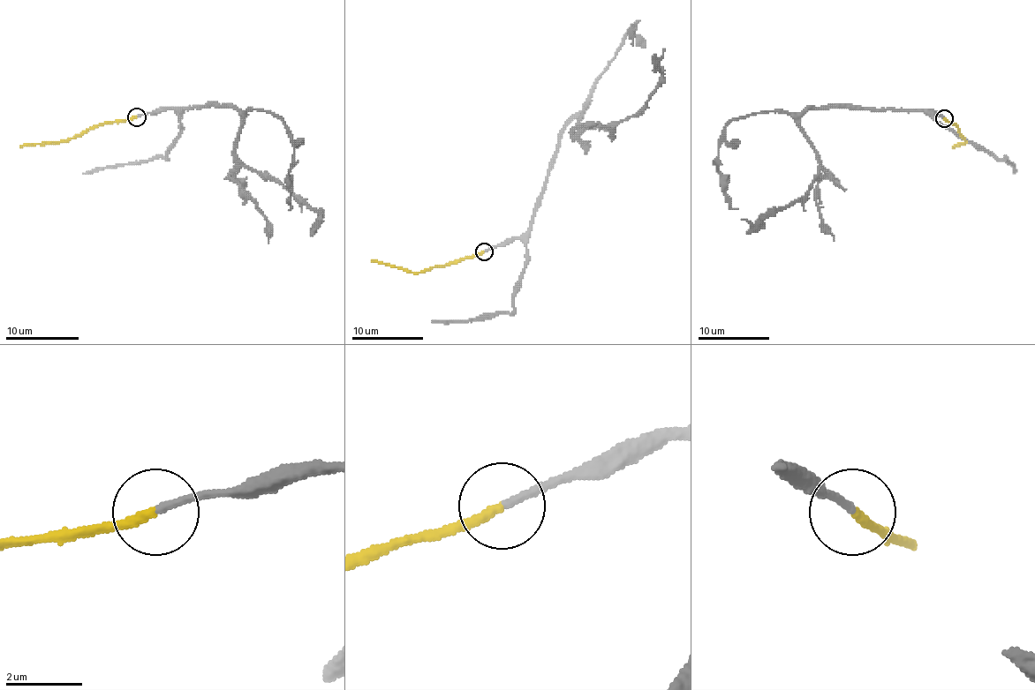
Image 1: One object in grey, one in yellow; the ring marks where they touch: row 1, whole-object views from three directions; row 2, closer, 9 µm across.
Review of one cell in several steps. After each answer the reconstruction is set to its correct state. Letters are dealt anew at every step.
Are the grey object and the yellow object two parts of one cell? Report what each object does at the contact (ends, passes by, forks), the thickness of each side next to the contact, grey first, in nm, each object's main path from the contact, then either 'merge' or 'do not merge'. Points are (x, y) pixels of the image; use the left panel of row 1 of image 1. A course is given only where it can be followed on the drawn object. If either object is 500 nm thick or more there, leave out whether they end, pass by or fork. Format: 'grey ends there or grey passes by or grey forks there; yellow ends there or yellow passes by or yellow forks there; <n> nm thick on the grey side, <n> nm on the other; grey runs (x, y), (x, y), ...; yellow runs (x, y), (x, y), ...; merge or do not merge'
grey ends there; yellow ends there; 200 nm thick on the grey side, 240 nm on the other; grey runs (136, 116), (230, 105), (243, 116), (235, 154), (314, 210), (318, 226), (323, 221); yellow runs (136, 116), (90, 127), (71, 138), (20, 147); merge

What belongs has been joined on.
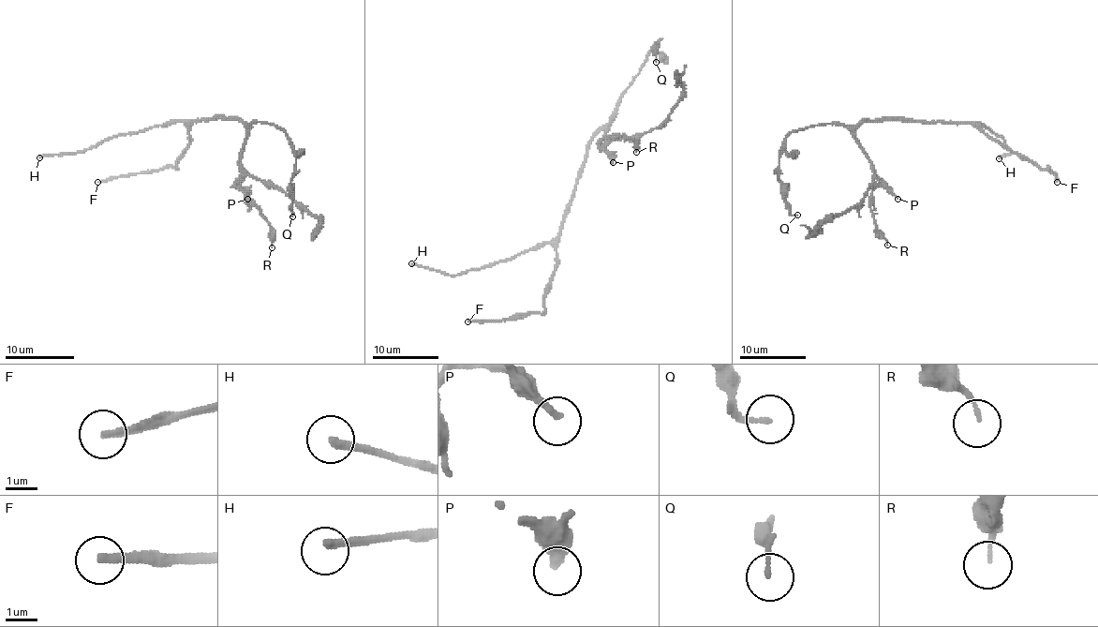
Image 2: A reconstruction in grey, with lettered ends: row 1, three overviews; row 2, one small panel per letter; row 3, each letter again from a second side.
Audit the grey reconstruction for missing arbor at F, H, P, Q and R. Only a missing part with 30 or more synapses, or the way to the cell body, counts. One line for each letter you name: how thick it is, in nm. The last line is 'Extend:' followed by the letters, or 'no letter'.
F: 240 nm thick
H: 260 nm thick
Extend: F, H

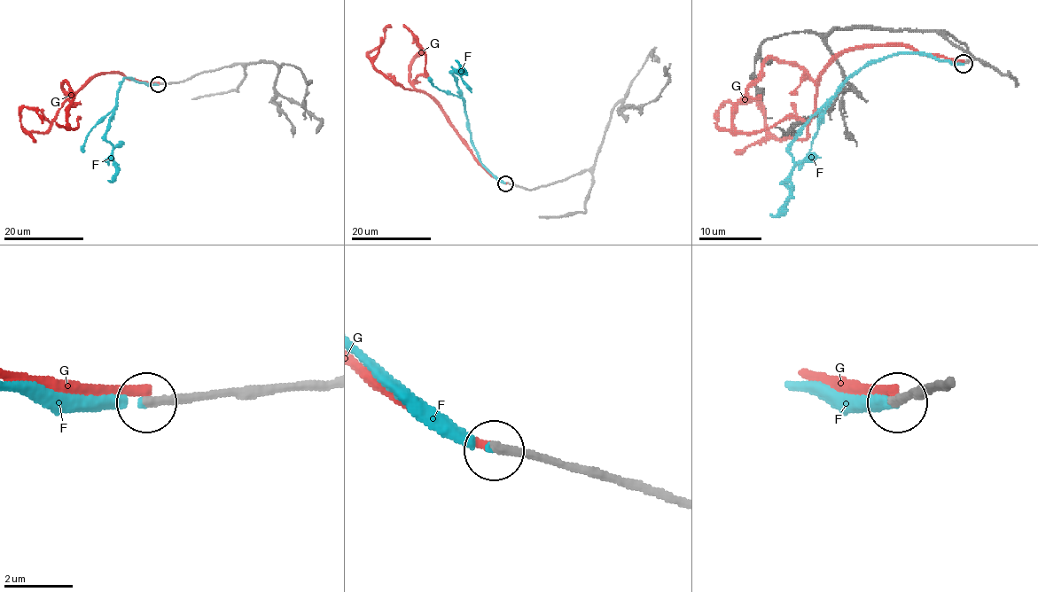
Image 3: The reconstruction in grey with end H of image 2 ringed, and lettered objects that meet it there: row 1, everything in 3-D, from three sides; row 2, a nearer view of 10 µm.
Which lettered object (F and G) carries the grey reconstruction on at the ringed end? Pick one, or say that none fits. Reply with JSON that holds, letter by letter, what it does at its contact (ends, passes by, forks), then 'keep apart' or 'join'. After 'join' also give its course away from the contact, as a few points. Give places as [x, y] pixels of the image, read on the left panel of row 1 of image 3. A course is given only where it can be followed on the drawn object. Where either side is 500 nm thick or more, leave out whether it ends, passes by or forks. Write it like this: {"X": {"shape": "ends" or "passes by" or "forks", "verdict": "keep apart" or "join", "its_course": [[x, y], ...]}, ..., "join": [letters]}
{"F": {"shape": "ends", "verdict": "join", "its_course": [[158, 84], [125, 78], [120, 83], [105, 135], [113, 146], [115, 171], [115, 176], [107, 180]]}, "G": {"shape": "ends", "verdict": "keep apart"}, "join": ["F"]}

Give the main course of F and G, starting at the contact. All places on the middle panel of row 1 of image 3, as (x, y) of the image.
F: (505, 183), (501, 183), (481, 162), (472, 141), (462, 92), (453, 74), (460, 75), (463, 68), (455, 60)
G: (505, 183), (476, 159), (432, 98), (395, 84), (373, 66), (368, 56), (390, 25)

